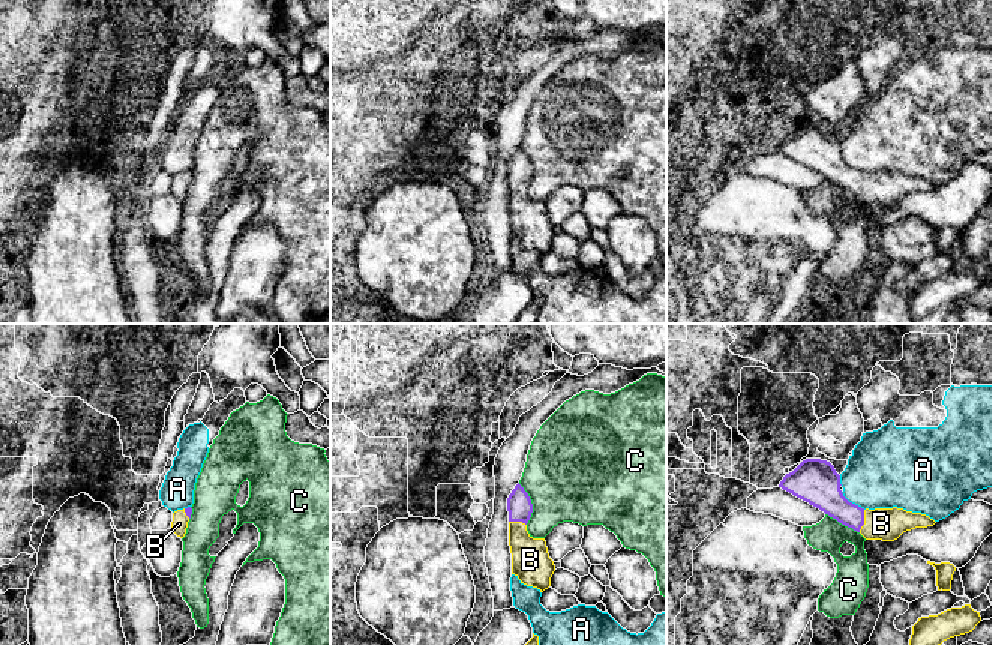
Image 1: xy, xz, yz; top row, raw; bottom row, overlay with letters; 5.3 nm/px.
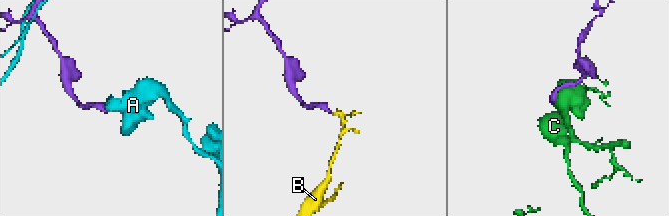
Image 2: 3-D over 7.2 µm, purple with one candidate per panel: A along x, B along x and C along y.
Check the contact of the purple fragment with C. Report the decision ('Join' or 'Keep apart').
Keep apart

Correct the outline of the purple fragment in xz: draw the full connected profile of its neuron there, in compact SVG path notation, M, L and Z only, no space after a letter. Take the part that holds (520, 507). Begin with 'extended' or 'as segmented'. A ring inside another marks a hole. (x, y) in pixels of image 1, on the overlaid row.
extended; M519 483L507 498L507 512L512 574L515 574L521 584L543 592L551 586L555 566L549 558L545 538L533 538L527 531L533 504Z

